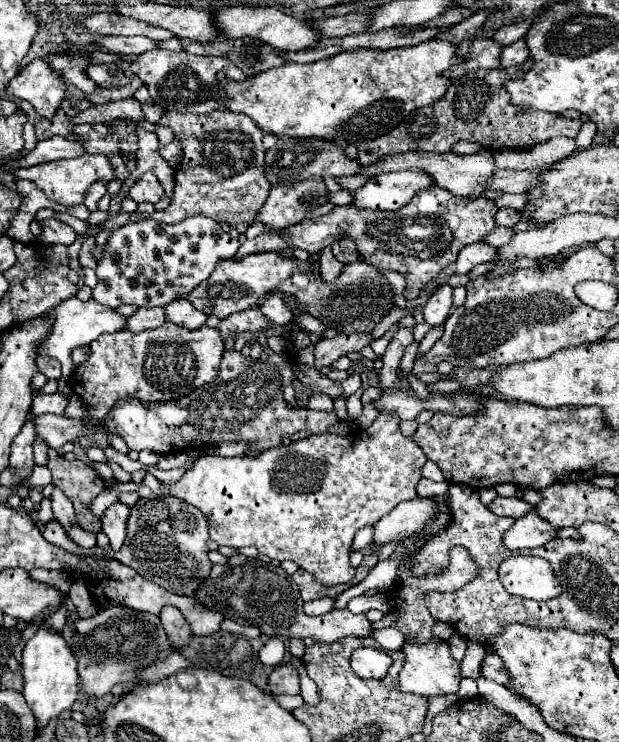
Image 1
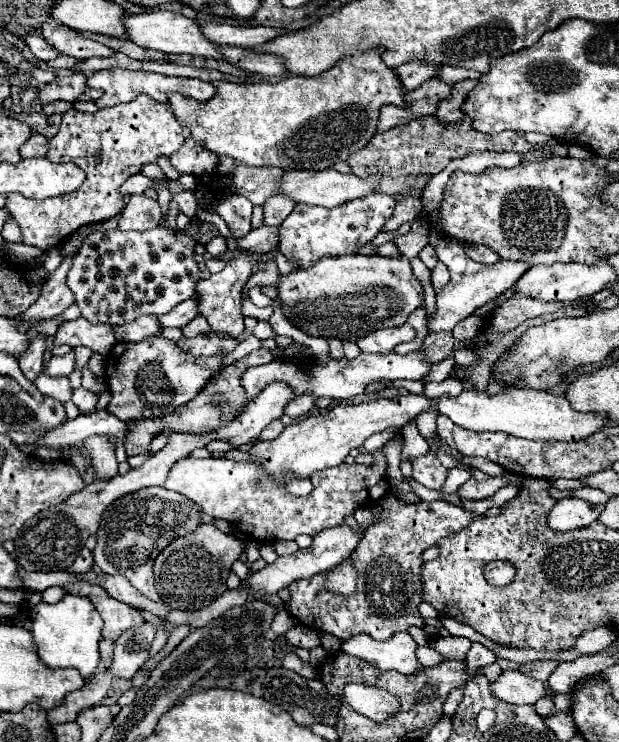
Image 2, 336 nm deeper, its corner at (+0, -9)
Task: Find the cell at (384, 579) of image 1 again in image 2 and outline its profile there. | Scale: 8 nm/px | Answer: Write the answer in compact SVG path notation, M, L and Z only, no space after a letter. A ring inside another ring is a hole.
M302 624L292 626L292 628L286 632L286 640L288 640L288 646L292 646L292 648L312 650L312 648L320 646L320 636L318 636L318 632L312 630L312 628L306 628L306 626L302 626Z

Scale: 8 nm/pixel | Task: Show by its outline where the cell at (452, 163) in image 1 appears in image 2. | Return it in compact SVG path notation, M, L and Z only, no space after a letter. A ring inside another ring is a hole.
M334 168L322 170L322 172L312 172L312 170L288 170L284 172L282 180L280 180L280 194L294 200L294 202L304 202L304 204L318 204L324 208L334 208L342 202L354 200L354 198L362 198L372 194L374 184L378 184L382 176L380 174L372 174L368 178L358 178L354 174L340 174Z

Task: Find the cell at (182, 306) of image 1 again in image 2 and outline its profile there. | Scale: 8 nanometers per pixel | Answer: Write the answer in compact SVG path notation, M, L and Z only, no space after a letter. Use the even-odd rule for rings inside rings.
M140 316L138 320L132 320L122 326L112 328L118 342L140 342L148 336L156 336L160 332L160 326L154 316Z

